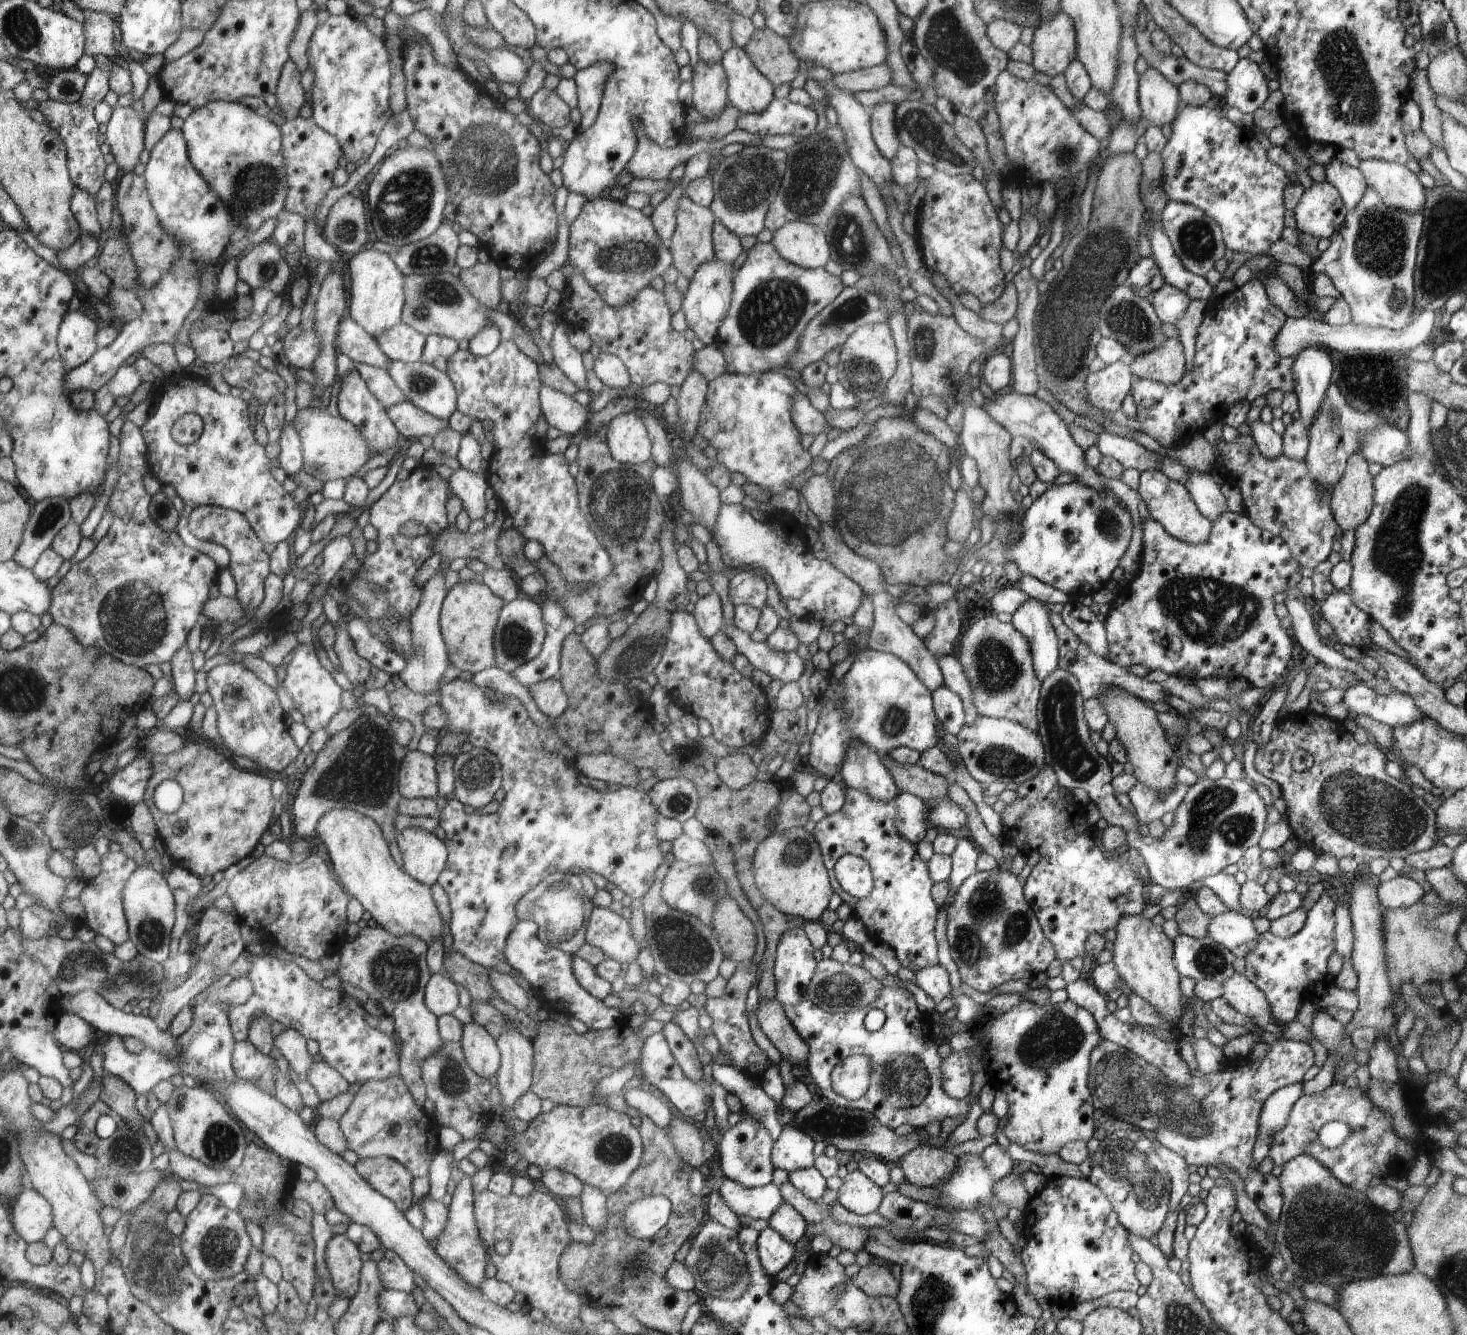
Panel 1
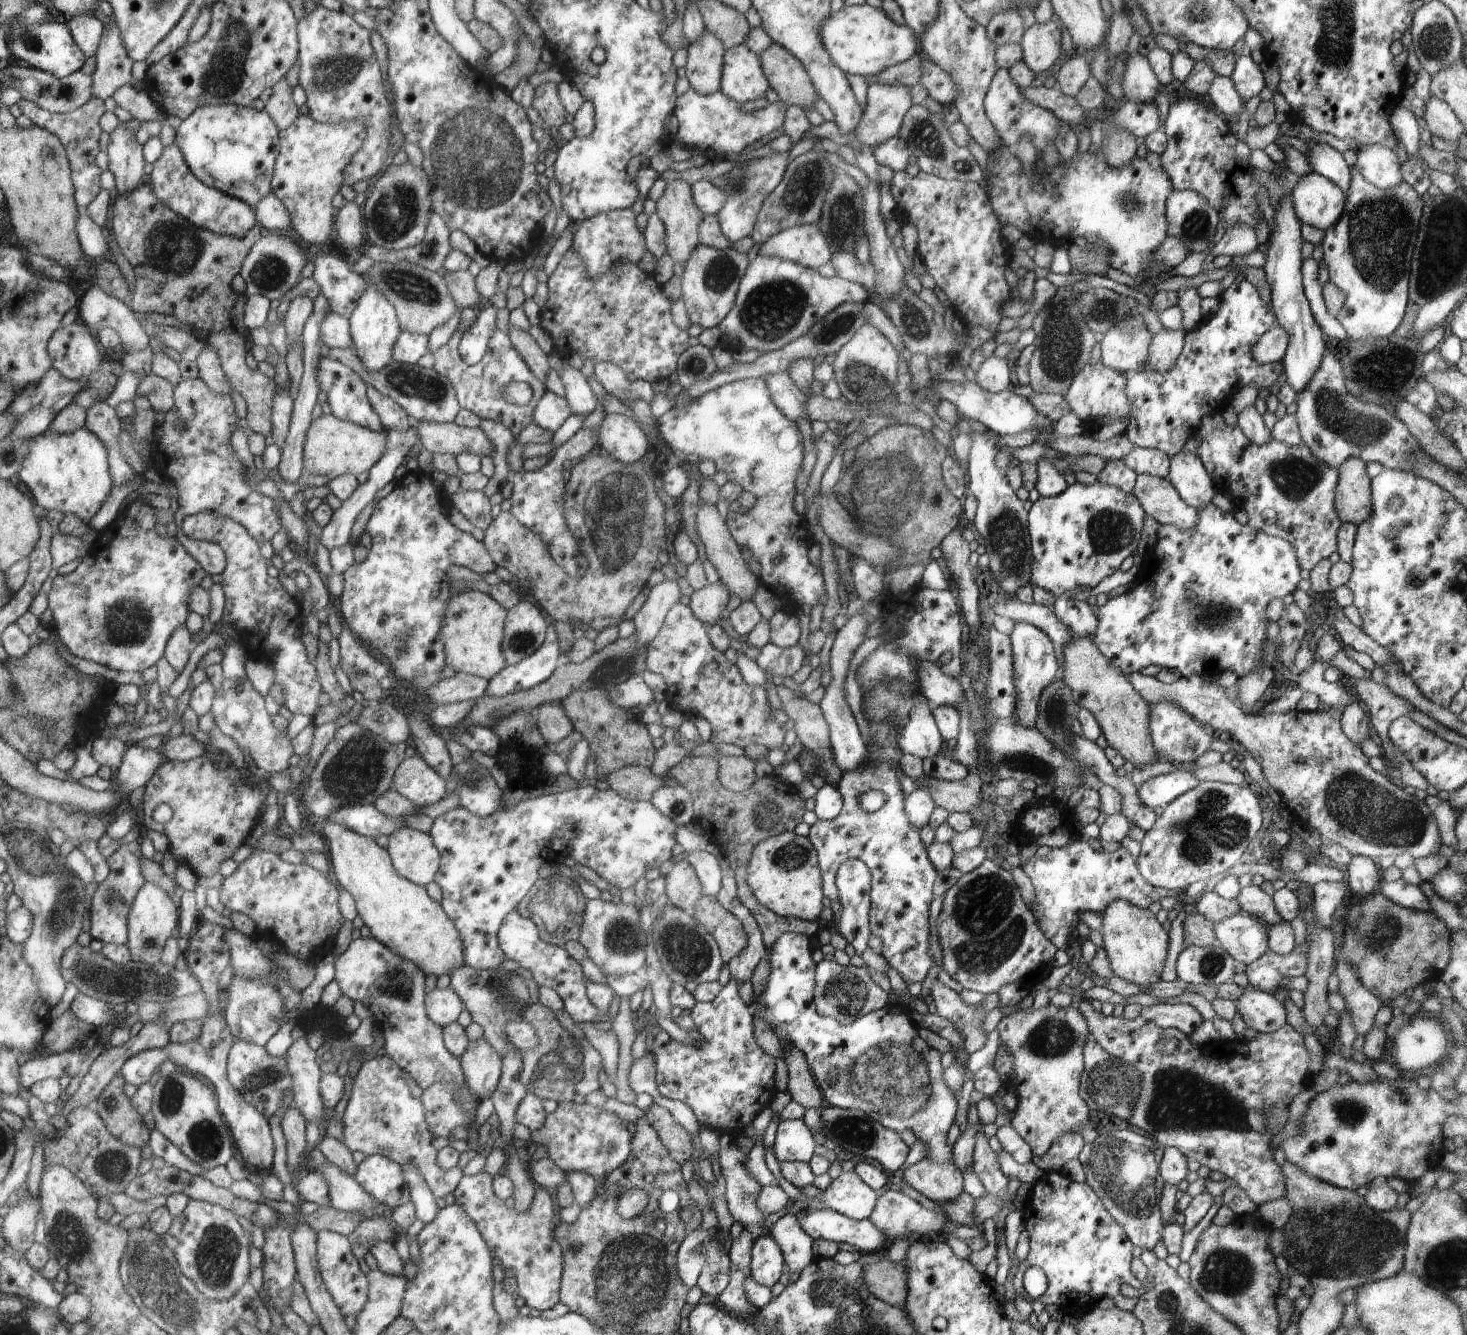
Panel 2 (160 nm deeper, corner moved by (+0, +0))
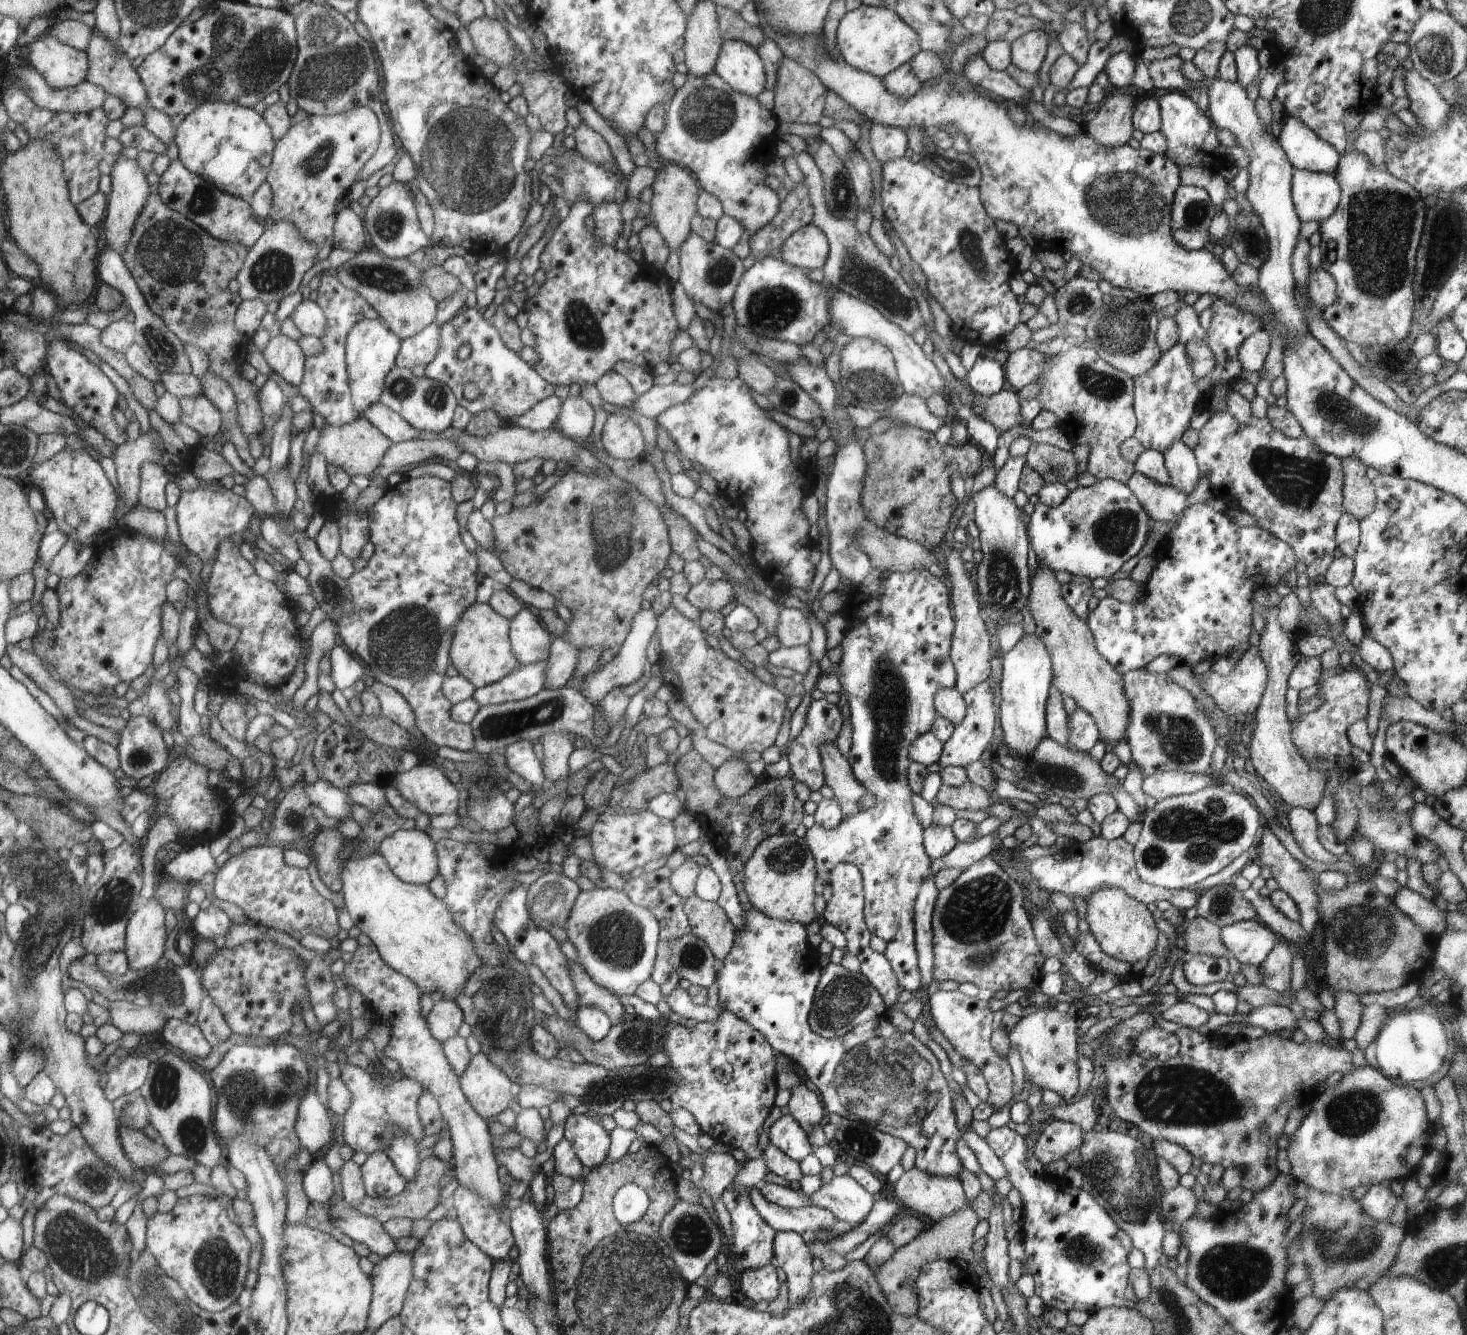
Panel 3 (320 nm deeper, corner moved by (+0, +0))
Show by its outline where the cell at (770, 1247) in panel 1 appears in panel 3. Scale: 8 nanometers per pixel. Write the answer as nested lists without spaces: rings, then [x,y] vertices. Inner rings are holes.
[[[774,1263],[742,1272],[738,1282],[740,1294],[752,1306],[762,1300],[773,1301],[778,1296],[781,1284]]]

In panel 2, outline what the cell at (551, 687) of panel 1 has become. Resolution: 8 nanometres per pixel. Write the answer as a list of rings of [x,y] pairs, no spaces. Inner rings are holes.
[[[548,702],[539,708],[537,728],[548,748],[552,744],[562,742],[575,730],[573,722],[568,718],[560,702]]]

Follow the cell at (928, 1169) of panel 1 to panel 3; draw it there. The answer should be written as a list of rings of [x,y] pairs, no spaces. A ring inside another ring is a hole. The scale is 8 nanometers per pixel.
[[[916,1167],[904,1171],[899,1180],[889,1189],[899,1203],[914,1212],[920,1212],[922,1216],[928,1216],[932,1222],[938,1222],[941,1218],[953,1215],[968,1204],[962,1183],[958,1177],[934,1176]]]

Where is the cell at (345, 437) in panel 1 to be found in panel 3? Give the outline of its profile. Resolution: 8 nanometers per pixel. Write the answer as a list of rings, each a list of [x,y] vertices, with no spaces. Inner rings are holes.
[[[359,416],[351,423],[342,426],[333,427],[330,424],[325,424],[325,428],[320,430],[316,451],[321,452],[328,466],[338,467],[351,477],[358,474],[370,477],[379,468],[385,454],[393,444],[394,442],[366,417]]]

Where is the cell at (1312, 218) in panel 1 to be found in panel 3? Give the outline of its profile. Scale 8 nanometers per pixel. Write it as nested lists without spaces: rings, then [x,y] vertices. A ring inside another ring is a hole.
[[[1295,169],[1291,180],[1291,197],[1302,222],[1323,221],[1336,210],[1341,190],[1334,174]]]

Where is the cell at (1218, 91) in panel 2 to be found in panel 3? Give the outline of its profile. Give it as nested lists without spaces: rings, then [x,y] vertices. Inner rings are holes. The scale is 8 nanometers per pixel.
[[[1216,80],[1207,88],[1209,96],[1208,116],[1219,130],[1226,129],[1236,137],[1240,146],[1250,158],[1248,164],[1249,186],[1245,191],[1253,211],[1261,218],[1267,237],[1269,253],[1265,265],[1259,270],[1256,287],[1264,293],[1266,300],[1275,310],[1275,317],[1293,335],[1309,333],[1303,310],[1296,304],[1296,283],[1291,267],[1294,247],[1300,237],[1299,216],[1291,197],[1291,180],[1295,168],[1287,159],[1284,149],[1277,138],[1272,135],[1269,126],[1258,116],[1255,102],[1246,95],[1244,85],[1238,81]]]

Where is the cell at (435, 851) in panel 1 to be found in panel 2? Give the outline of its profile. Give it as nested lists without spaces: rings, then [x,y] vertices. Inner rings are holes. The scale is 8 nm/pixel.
[[[402,827],[387,837],[388,854],[401,876],[423,887],[435,880],[442,855],[431,835]]]

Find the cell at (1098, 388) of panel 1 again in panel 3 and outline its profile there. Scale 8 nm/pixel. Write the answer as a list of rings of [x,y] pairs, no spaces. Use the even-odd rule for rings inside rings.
[[[1071,342],[1067,351],[1049,357],[1048,354],[1040,353],[1036,349],[1027,347],[1015,350],[1009,354],[1004,364],[1005,378],[1008,384],[1019,391],[1028,385],[1037,383],[1040,385],[1040,392],[1037,394],[1038,402],[1042,411],[1050,411],[1056,415],[1058,422],[1066,422],[1072,426],[1072,442],[1074,444],[1088,445],[1087,471],[1096,476],[1097,480],[1112,479],[1126,484],[1129,478],[1135,473],[1134,463],[1121,453],[1120,445],[1135,433],[1137,418],[1133,409],[1133,388],[1134,379],[1125,372],[1115,369],[1108,364],[1094,348],[1084,348],[1079,342]]]

